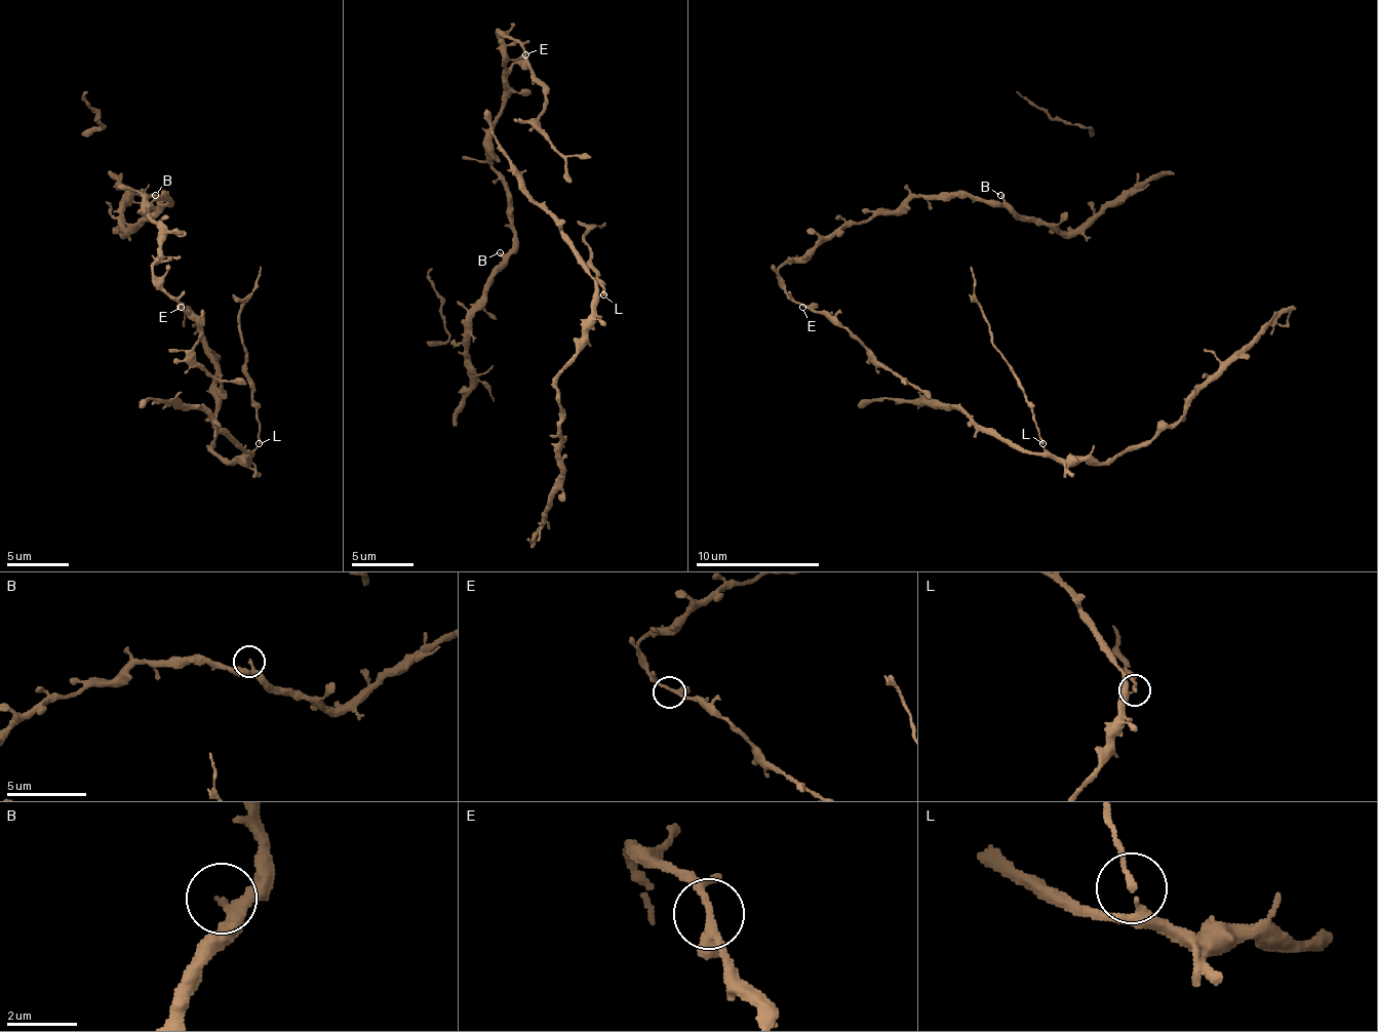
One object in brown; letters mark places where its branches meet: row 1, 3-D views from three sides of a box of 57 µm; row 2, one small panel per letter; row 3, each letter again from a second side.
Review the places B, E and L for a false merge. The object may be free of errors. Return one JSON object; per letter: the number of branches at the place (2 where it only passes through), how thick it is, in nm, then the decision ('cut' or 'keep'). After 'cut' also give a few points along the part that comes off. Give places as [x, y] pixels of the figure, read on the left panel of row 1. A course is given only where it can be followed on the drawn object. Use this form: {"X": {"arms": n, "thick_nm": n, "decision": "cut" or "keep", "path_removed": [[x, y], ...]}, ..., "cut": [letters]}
{"B": {"arms": 2, "thick_nm": 180, "decision": "keep"}, "E": {"arms": 2, "thick_nm": 280, "decision": "keep"}, "L": {"arms": 2, "thick_nm": 160, "decision": "cut", "path_removed": [[258, 444], [258, 403], [245, 375], [245, 345], [239, 329], [239, 314], [261, 267]]}, "cut": ["L"]}

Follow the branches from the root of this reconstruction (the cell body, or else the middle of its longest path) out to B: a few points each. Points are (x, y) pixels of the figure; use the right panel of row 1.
B: (802, 304), (777, 270), (805, 261), (839, 230), (898, 214), (914, 198), (1000, 201), (1000, 195)

